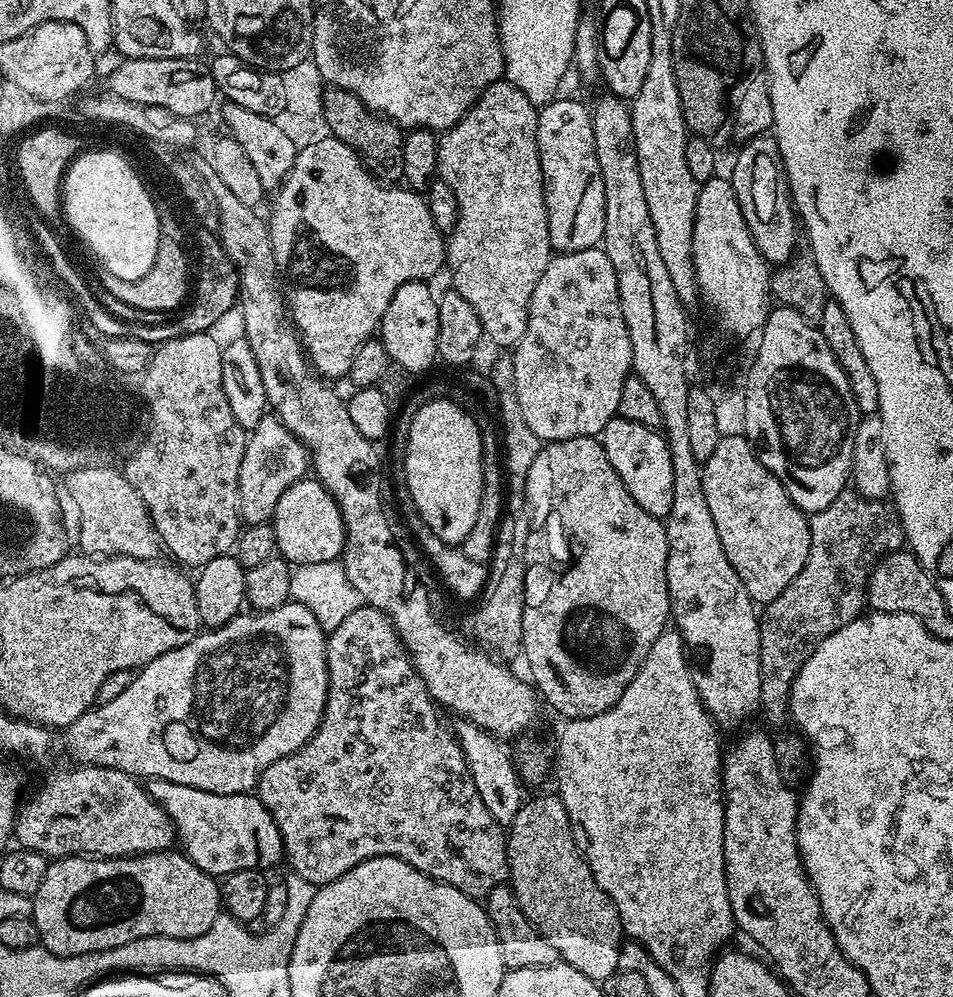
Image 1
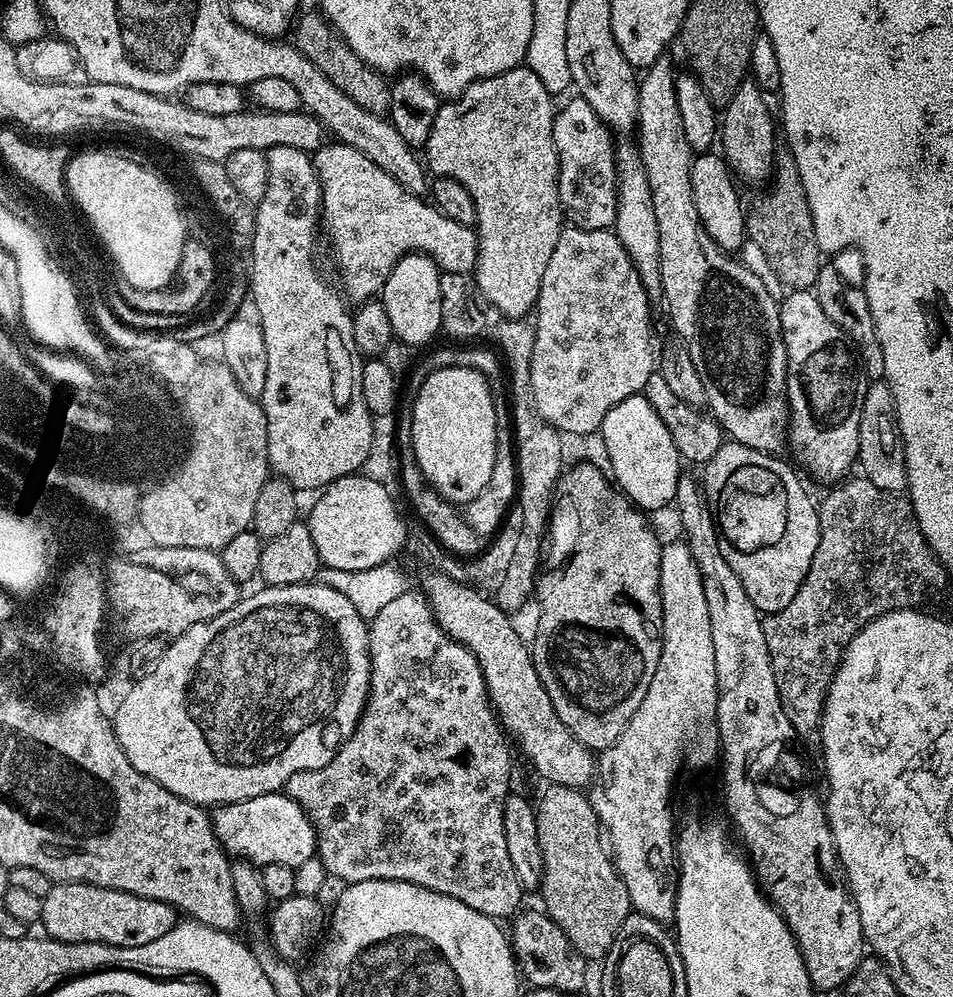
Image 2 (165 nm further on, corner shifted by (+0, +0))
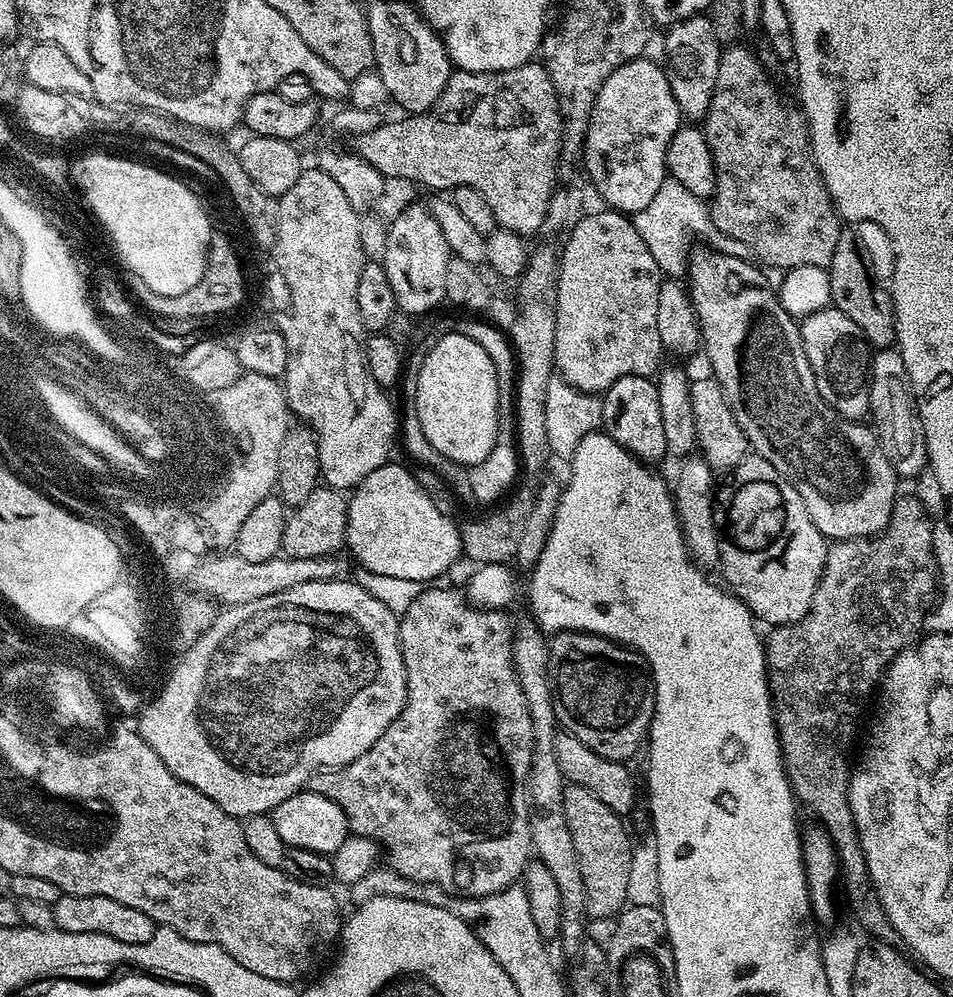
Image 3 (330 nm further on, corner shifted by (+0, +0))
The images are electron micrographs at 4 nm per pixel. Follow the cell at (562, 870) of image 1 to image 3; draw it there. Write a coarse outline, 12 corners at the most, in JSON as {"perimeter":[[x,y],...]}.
{"perimeter":[[577,784],[565,787],[587,915],[629,903],[625,821]]}

